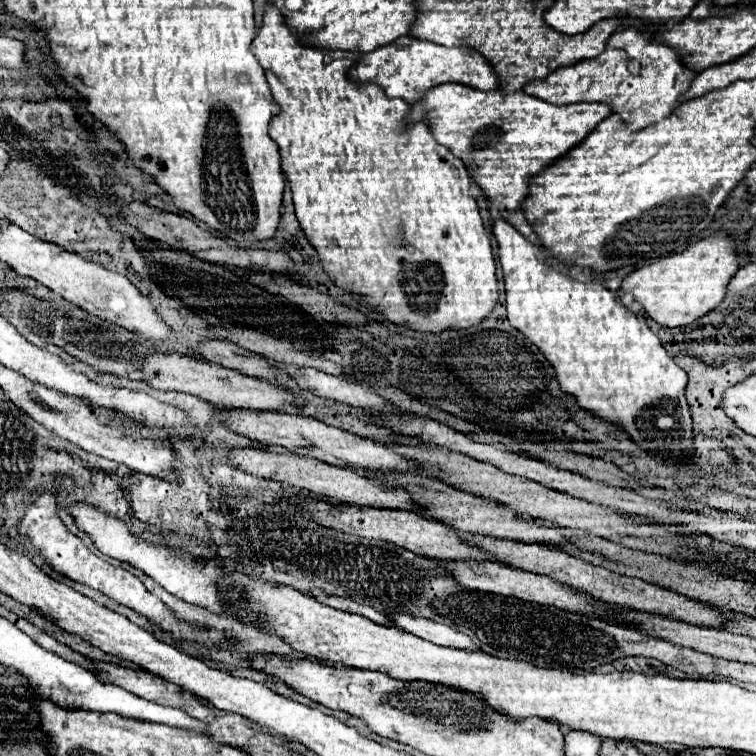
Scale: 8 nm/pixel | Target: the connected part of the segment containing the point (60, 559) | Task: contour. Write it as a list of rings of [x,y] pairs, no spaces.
[[[42,493],[36,503],[32,507],[28,507],[20,527],[18,527],[20,533],[26,533],[26,537],[32,541],[34,547],[40,549],[40,555],[52,565],[54,571],[58,571],[60,575],[66,575],[70,577],[72,581],[78,581],[78,583],[84,583],[100,593],[104,593],[106,597],[110,599],[116,599],[118,603],[134,609],[136,613],[148,617],[150,621],[158,623],[164,631],[172,633],[174,637],[178,639],[194,639],[198,641],[200,645],[206,645],[206,647],[212,647],[212,645],[220,645],[220,647],[226,647],[230,645],[232,641],[226,641],[222,633],[218,633],[216,629],[202,629],[198,625],[188,625],[188,623],[182,623],[174,617],[174,613],[170,613],[170,609],[152,593],[146,591],[146,587],[142,585],[140,579],[136,579],[130,571],[122,569],[122,567],[114,567],[110,565],[108,561],[96,557],[76,535],[68,533],[68,529],[62,525],[60,517],[58,517],[58,505],[56,505],[56,497],[52,493]]]

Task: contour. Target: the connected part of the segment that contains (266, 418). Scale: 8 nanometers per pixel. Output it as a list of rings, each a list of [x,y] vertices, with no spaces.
[[[228,409],[220,415],[216,415],[216,419],[226,429],[244,435],[250,441],[262,443],[264,447],[284,447],[290,453],[312,457],[312,459],[318,459],[328,465],[352,467],[356,471],[358,469],[400,469],[400,471],[410,471],[410,473],[416,471],[416,469],[408,469],[408,465],[404,465],[404,461],[400,461],[400,457],[396,457],[396,453],[388,453],[388,445],[352,435],[352,433],[336,429],[336,427],[330,427],[312,417],[304,417],[304,415],[296,415],[296,413],[280,413],[280,411],[268,413],[268,411]]]

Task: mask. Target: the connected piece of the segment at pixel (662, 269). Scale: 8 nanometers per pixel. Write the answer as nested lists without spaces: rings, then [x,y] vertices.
[[[712,235],[690,245],[680,255],[660,257],[624,277],[620,293],[632,293],[644,313],[662,327],[682,327],[716,309],[726,295],[726,285],[740,267],[740,255],[734,251],[734,239],[728,235]]]

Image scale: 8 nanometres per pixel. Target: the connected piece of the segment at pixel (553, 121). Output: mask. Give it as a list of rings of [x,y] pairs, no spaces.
[[[444,83],[432,87],[412,105],[406,125],[412,127],[418,121],[426,121],[434,139],[464,163],[466,171],[492,201],[500,217],[528,241],[538,245],[538,237],[520,209],[520,203],[528,193],[528,181],[556,157],[562,157],[568,149],[576,147],[608,115],[610,107],[604,103],[552,105],[526,95],[524,91],[502,93],[500,89],[494,89],[484,93],[458,83]]]

